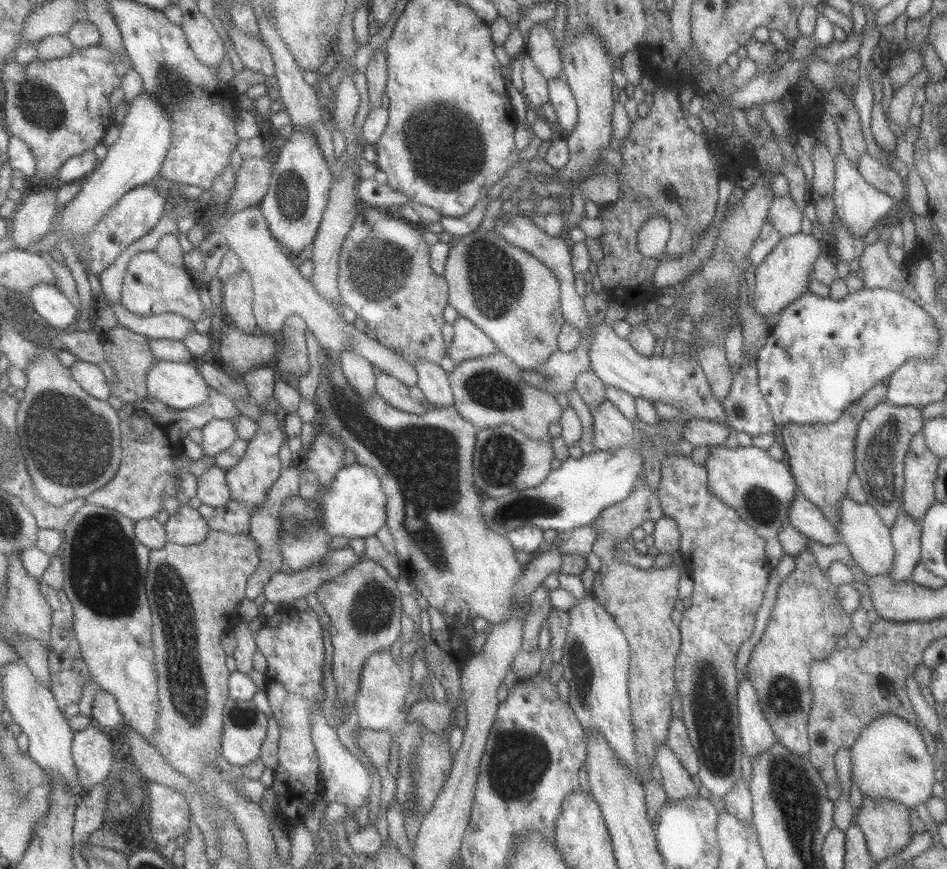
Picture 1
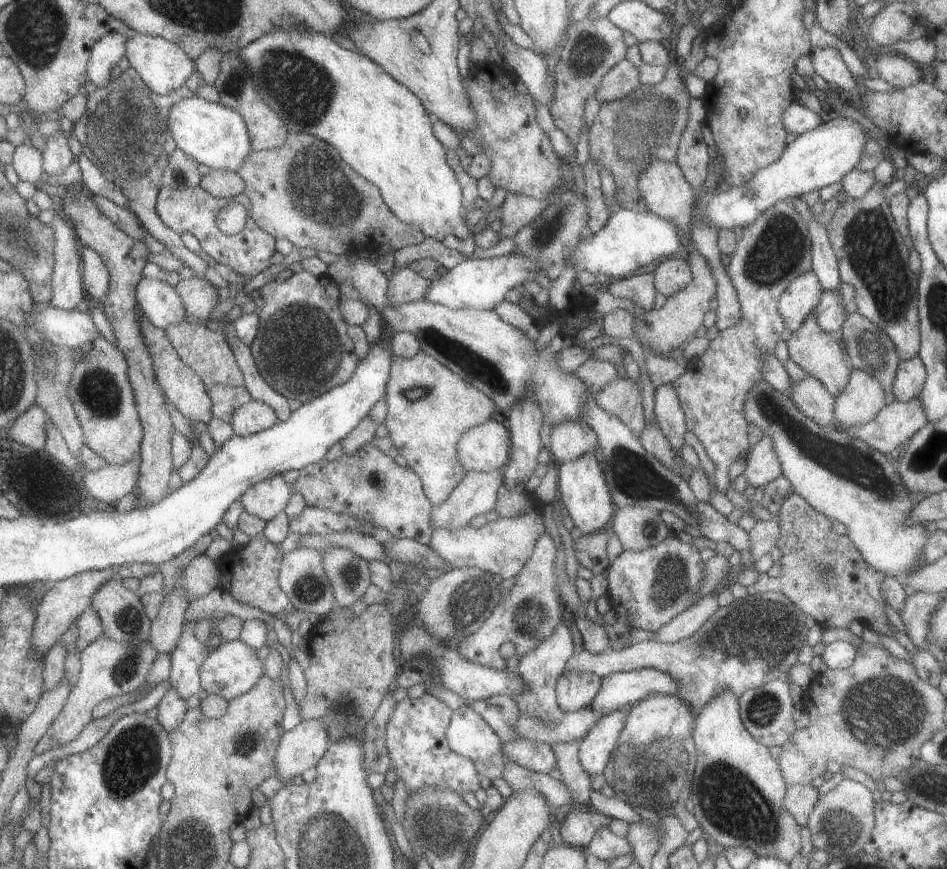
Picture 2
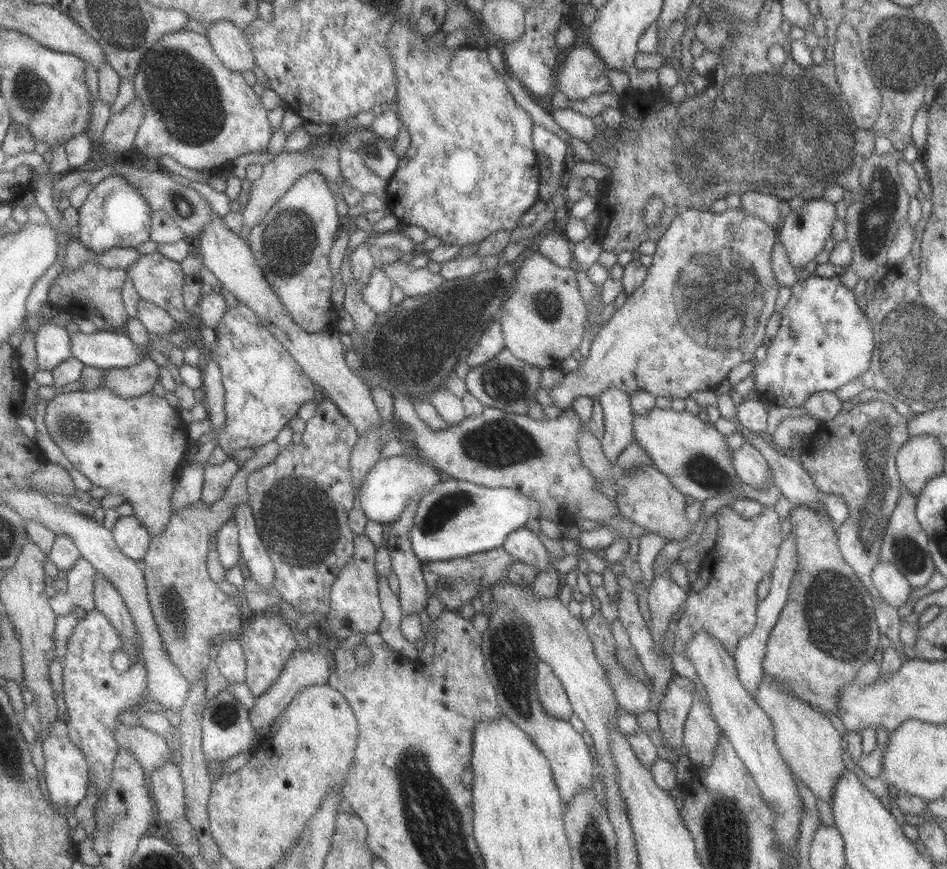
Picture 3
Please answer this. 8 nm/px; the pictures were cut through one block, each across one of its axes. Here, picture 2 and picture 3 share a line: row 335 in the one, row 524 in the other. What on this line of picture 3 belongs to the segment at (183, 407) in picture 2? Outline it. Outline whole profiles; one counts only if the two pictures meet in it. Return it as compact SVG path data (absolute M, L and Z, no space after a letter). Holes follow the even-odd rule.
M110 388L91 391L57 393L48 402L45 424L52 441L62 450L73 467L93 485L105 488L108 494L123 496L134 509L137 517L152 537L167 529L173 516L171 495L175 492L176 478L189 458L189 425L181 420L179 409L171 406L165 398L148 393L137 398L122 398Z

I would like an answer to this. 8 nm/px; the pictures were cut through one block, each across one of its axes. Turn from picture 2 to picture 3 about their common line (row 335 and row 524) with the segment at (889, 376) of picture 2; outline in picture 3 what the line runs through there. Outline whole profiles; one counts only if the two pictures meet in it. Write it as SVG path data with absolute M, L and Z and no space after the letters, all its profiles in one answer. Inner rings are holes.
M879 398L857 403L851 410L840 411L832 420L812 429L806 446L792 454L820 493L841 496L847 504L847 518L835 528L837 548L872 600L880 597L870 581L871 568L879 560L880 539L899 499L900 483L894 459L901 444L909 438L906 420L889 402L880 402Z

